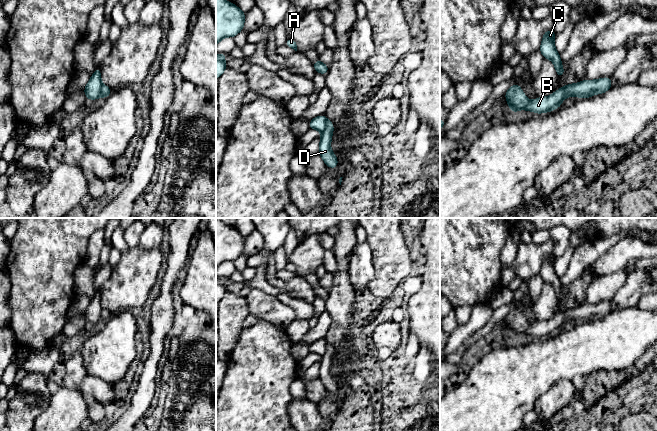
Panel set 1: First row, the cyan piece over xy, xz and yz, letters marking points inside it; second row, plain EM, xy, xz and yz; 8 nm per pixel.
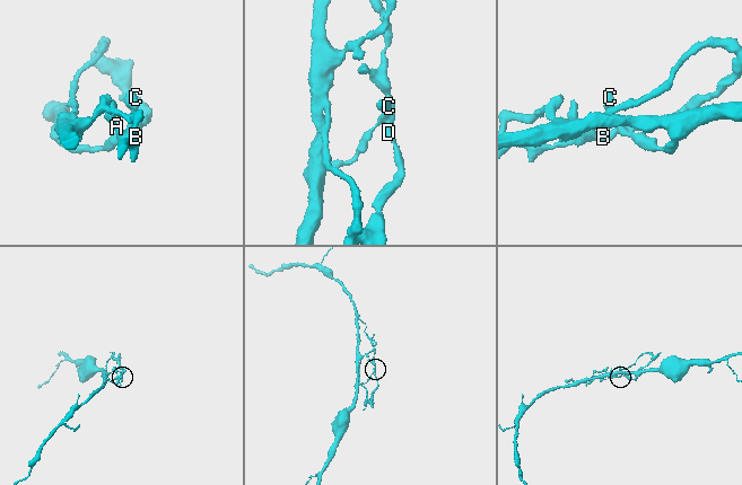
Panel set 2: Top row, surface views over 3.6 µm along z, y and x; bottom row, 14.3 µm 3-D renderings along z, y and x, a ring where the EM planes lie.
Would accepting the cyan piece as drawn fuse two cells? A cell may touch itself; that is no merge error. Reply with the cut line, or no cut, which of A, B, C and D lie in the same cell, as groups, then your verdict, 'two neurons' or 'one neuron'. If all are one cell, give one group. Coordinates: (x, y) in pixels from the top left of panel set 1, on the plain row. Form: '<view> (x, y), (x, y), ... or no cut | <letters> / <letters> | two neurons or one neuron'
xz (326, 343), (326, 349), (322, 356) | A B D / C | two neurons

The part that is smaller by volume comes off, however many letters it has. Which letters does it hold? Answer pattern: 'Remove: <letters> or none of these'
Remove: A, B, D

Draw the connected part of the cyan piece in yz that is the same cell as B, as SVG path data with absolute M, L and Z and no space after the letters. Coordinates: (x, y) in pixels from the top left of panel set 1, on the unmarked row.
M611 301L600 302L598 304L584 304L564 312L557 313L552 319L538 321L534 325L526 322L519 308L512 309L504 318L508 324L508 329L515 338L518 334L524 333L537 338L551 336L562 329L563 323L569 320L589 322L594 318L603 318L611 313Z

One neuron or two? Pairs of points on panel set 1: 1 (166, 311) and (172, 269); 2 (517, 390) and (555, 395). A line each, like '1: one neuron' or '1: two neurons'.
1: one neuron
2: two neurons

